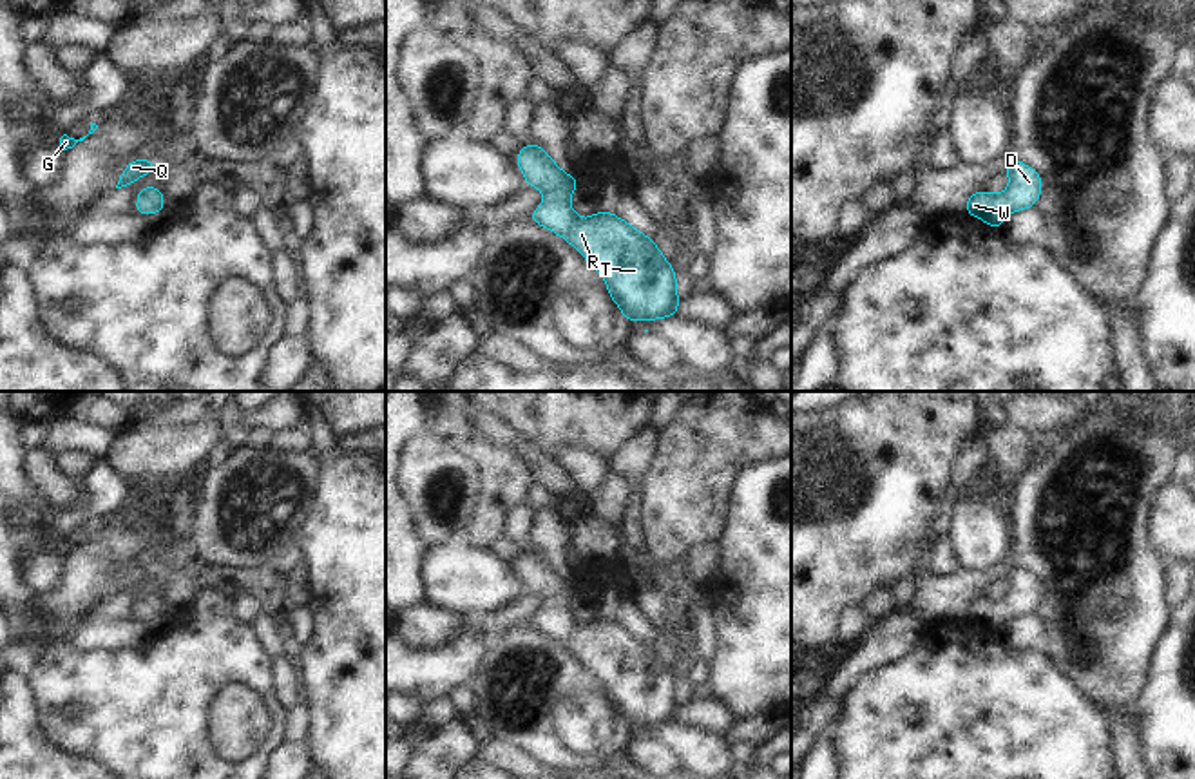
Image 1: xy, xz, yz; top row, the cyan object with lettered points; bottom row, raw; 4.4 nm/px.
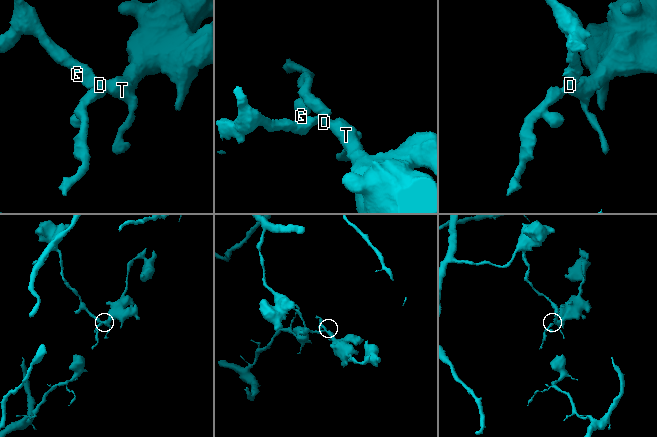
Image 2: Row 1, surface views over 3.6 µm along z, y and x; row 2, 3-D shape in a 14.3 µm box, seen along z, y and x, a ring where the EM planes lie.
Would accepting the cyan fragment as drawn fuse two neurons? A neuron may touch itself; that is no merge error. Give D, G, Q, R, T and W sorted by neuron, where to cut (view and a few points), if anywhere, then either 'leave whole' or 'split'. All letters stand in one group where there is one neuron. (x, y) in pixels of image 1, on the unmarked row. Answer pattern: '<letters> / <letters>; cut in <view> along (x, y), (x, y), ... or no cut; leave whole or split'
D G Q R T W; no cut; leave whole

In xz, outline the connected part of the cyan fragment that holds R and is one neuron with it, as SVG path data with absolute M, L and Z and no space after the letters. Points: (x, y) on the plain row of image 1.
M531 545L514 560L527 592L541 594L545 607L527 627L569 647L607 685L607 697L628 728L674 723L679 716L675 676L652 643L612 618L581 625L569 611L578 583L565 580L545 554Z

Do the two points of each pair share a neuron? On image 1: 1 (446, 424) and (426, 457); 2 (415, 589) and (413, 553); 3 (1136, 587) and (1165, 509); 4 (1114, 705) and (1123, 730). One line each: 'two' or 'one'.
1: two
2: one
3: two
4: two

